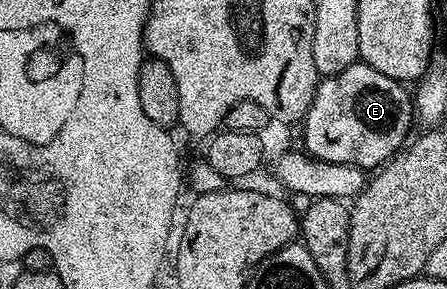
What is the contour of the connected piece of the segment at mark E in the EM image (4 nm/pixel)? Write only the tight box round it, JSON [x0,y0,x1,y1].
[302,61,414,169]

